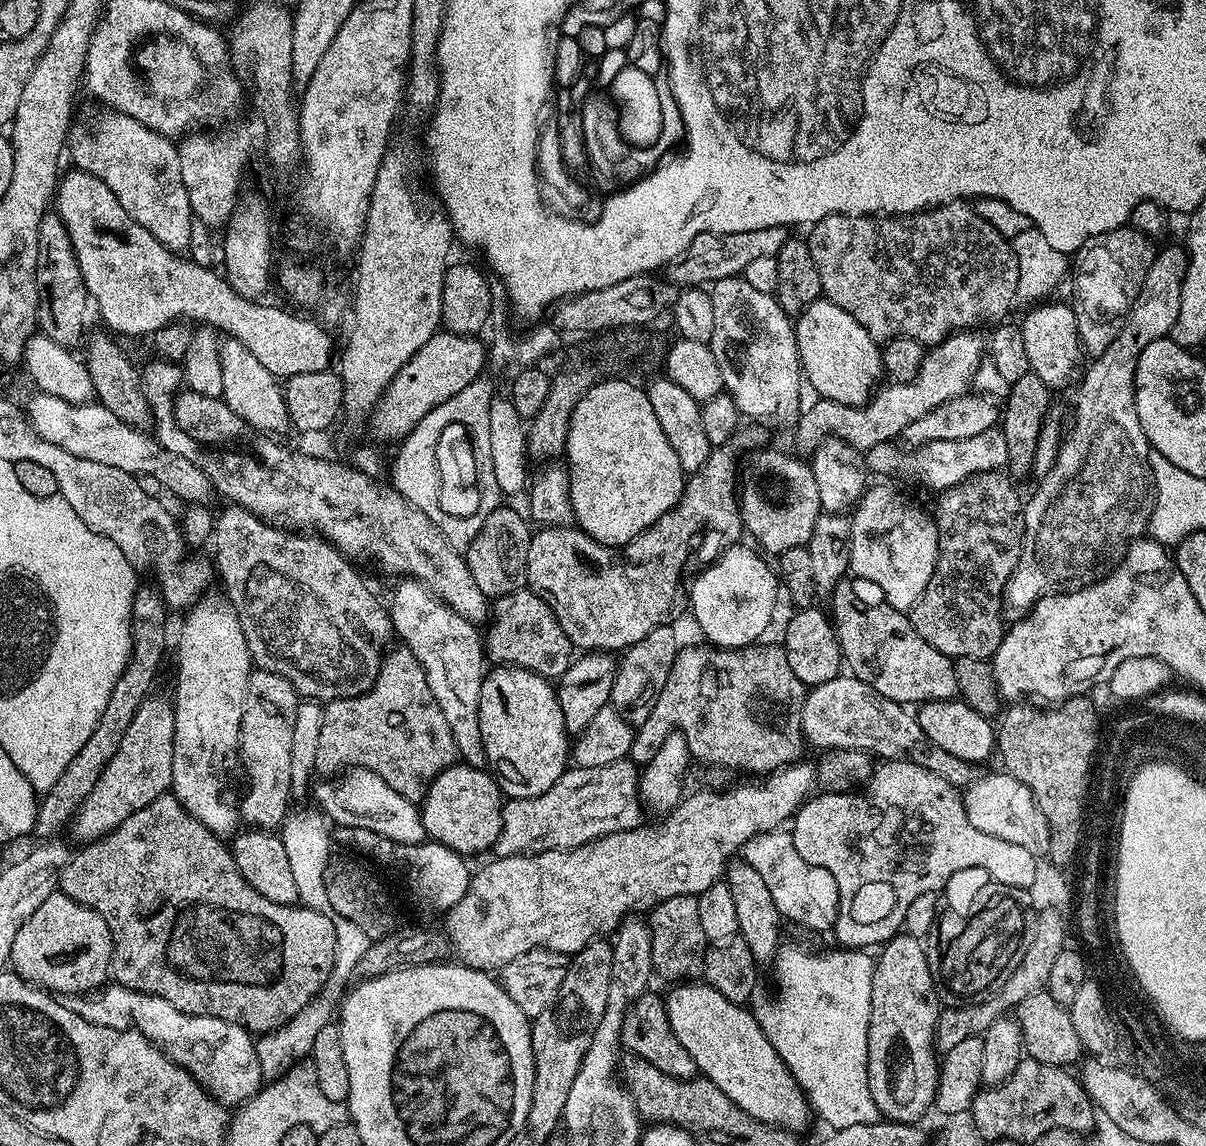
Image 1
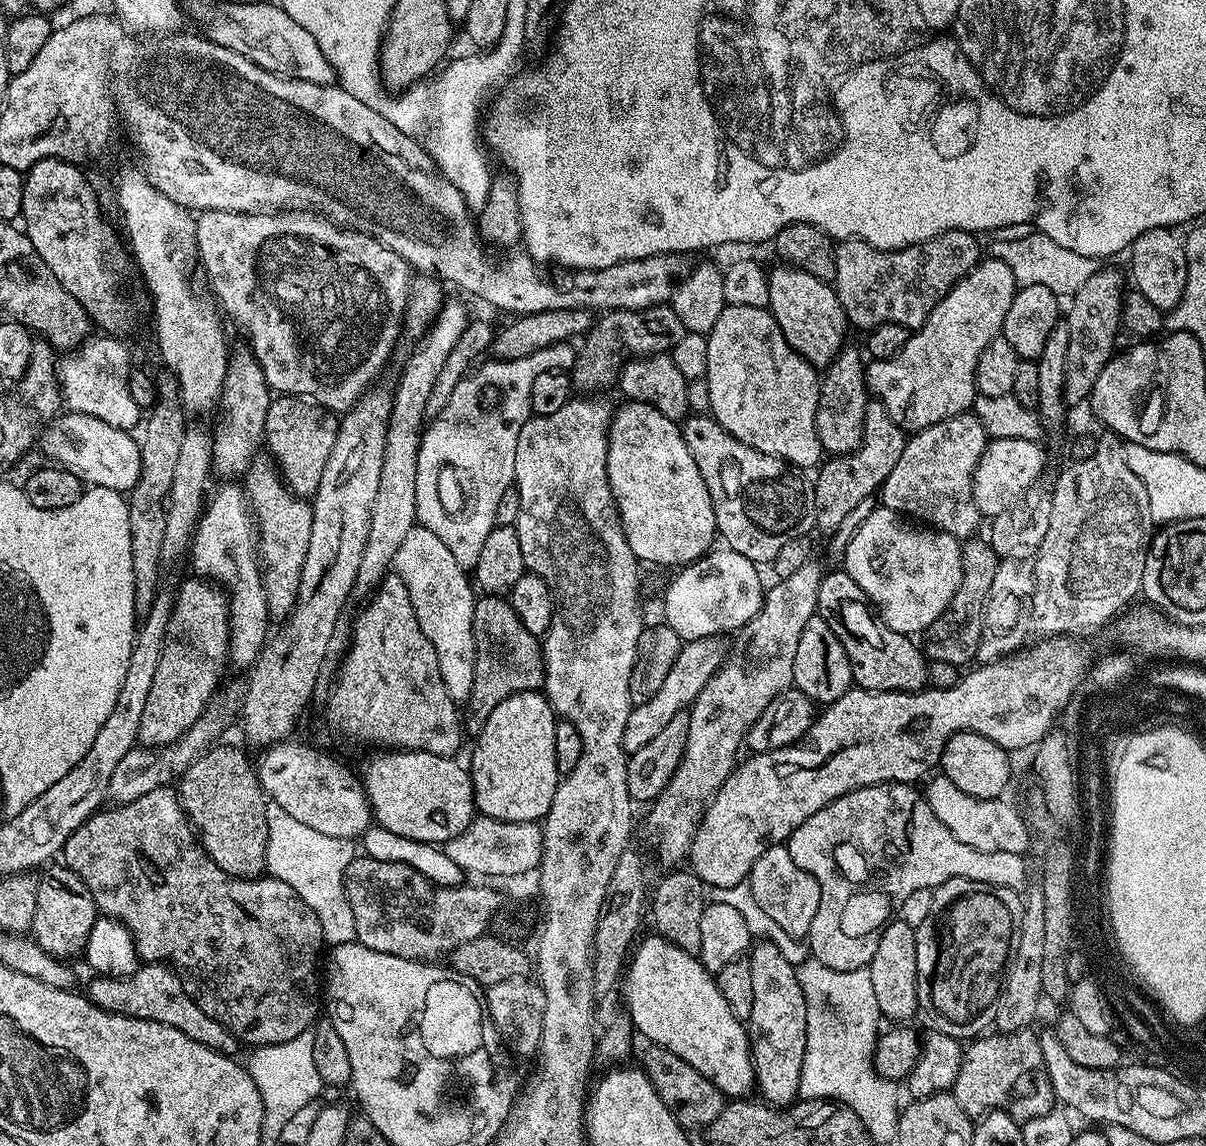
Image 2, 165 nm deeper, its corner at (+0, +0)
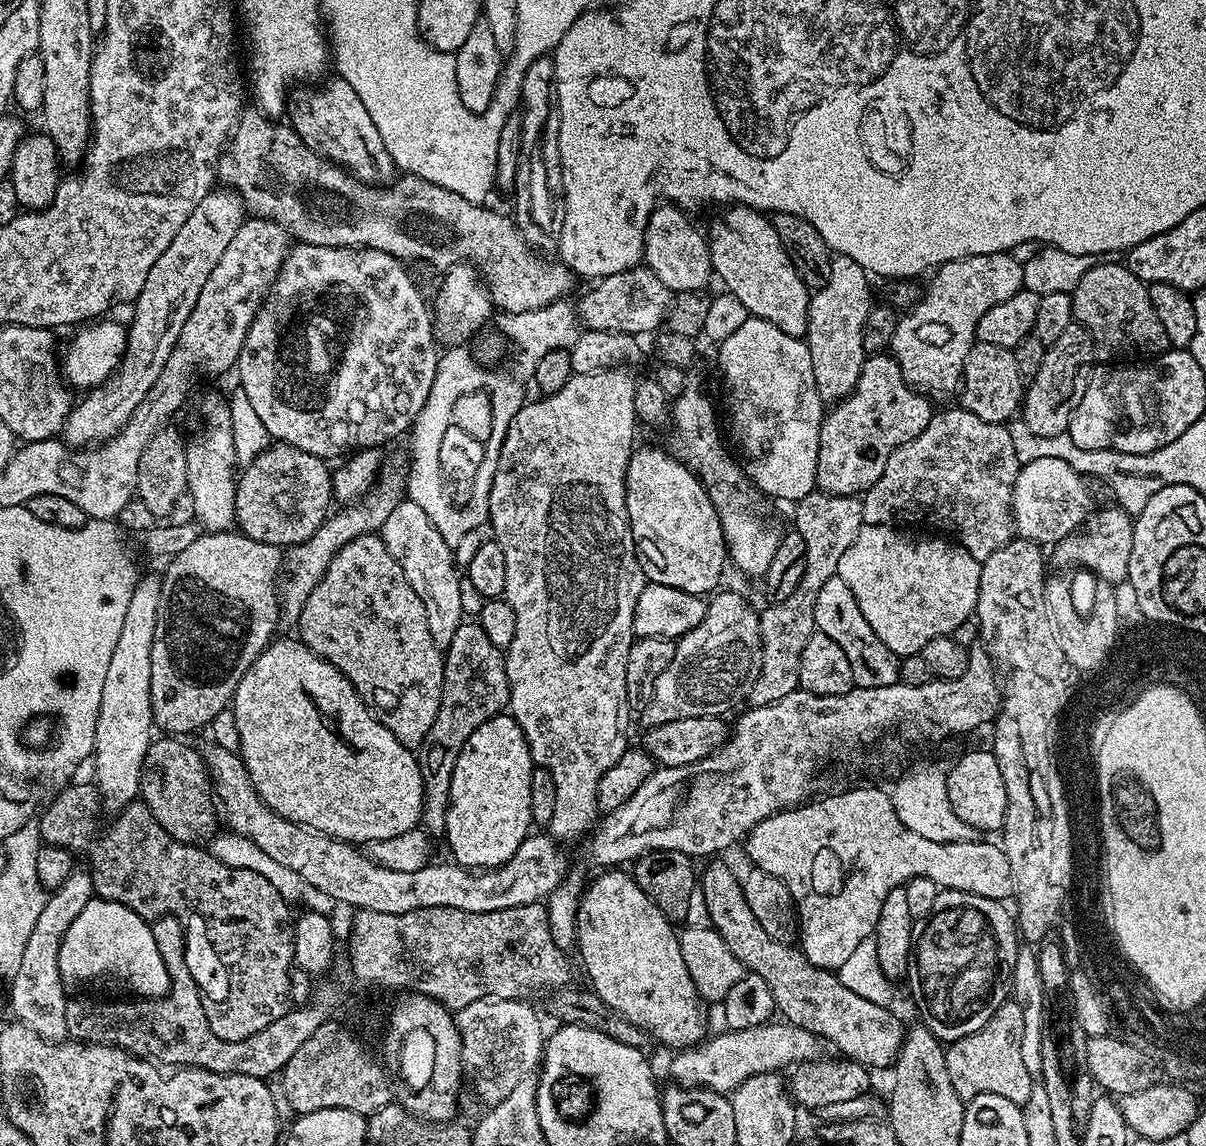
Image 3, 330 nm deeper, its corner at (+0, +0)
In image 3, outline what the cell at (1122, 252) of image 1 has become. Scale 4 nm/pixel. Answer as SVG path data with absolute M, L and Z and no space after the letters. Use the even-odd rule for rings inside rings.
M1073 322L1066 326L1062 338L1045 351L1038 374L1027 381L1022 401L1022 418L1034 434L1043 436L1063 436L1068 431L1068 423L1086 394L1094 365L1097 363L1096 348L1085 328Z

